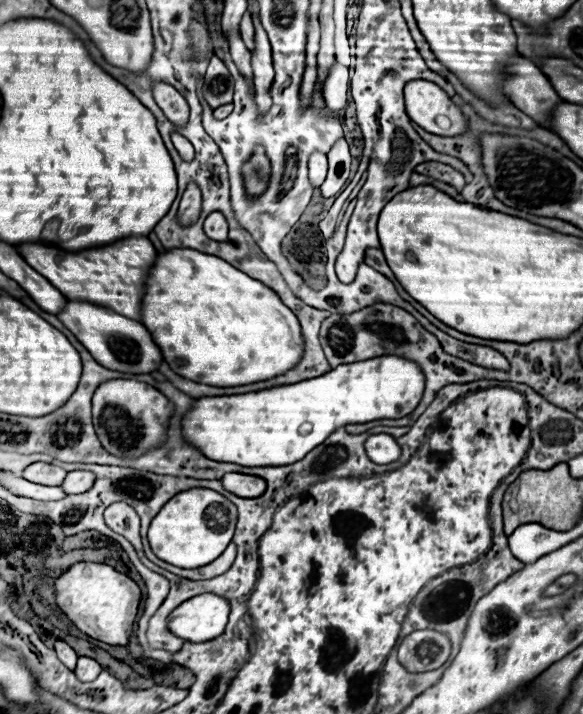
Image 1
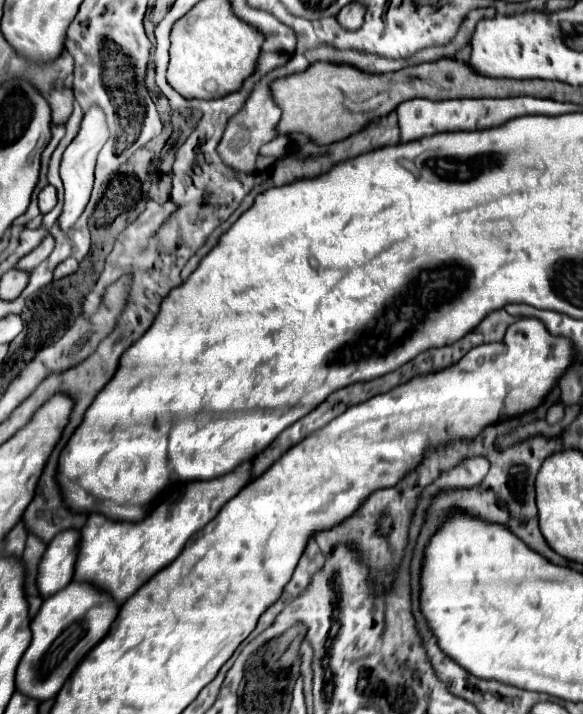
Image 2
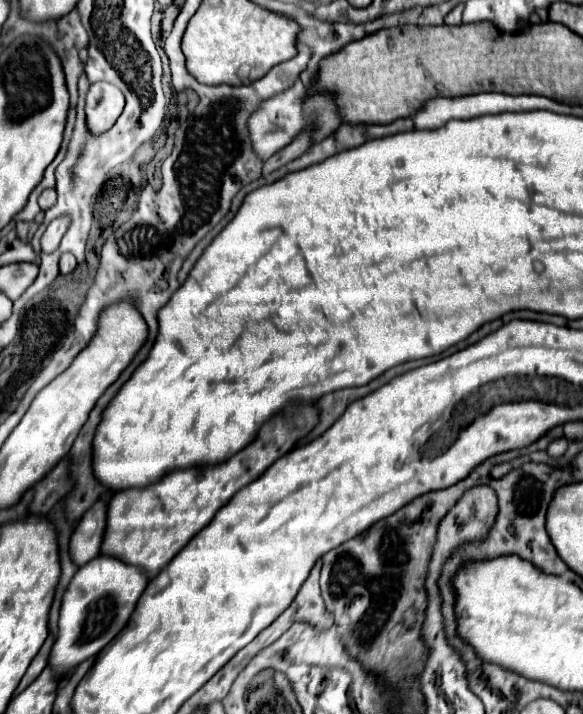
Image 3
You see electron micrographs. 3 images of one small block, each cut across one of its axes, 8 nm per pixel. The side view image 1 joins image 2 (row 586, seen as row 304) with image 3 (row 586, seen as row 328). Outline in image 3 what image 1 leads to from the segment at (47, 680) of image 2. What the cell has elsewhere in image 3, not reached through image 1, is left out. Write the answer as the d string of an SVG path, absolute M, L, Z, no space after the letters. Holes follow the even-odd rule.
M104 554L96 556L96 560L90 560L76 572L68 590L64 592L58 622L60 636L52 646L48 660L58 676L64 674L68 668L78 666L86 658L98 654L126 626L148 582L150 578L144 574L142 568L124 564L122 560Z

